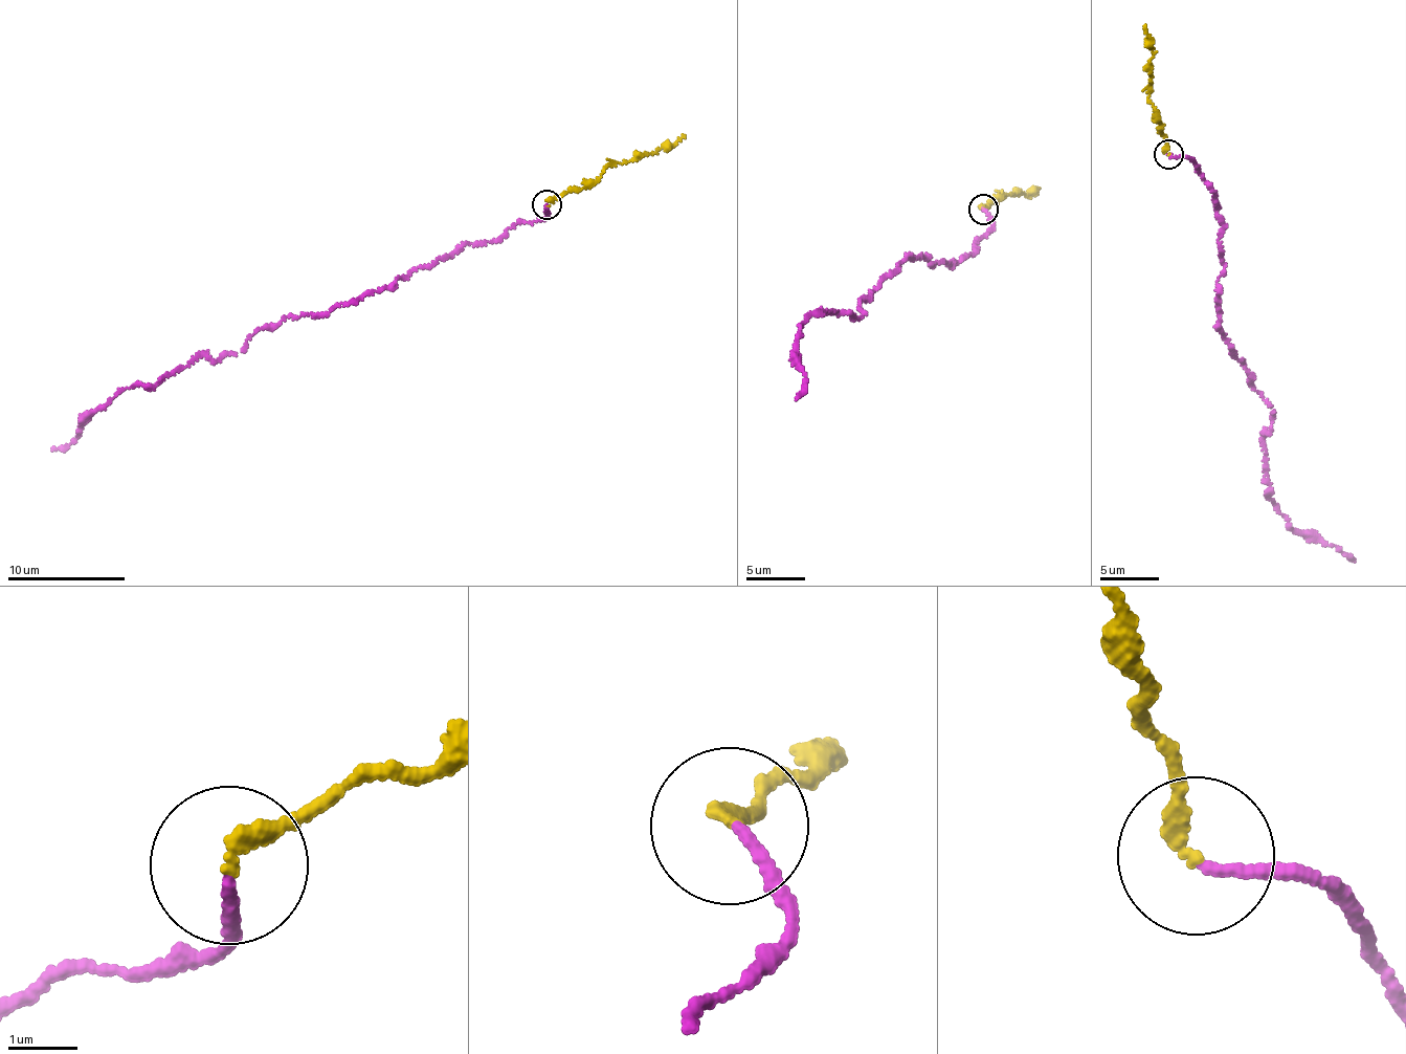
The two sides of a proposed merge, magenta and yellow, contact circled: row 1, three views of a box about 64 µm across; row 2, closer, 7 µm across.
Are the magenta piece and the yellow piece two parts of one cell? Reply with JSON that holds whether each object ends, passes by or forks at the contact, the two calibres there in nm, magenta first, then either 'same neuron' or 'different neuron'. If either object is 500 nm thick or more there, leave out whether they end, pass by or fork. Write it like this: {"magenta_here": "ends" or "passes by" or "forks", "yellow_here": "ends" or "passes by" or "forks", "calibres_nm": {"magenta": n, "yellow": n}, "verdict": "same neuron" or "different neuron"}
{"magenta_here": "ends", "yellow_here": "ends", "calibres_nm": {"magenta": 140, "yellow": 220}, "verdict": "same neuron"}

